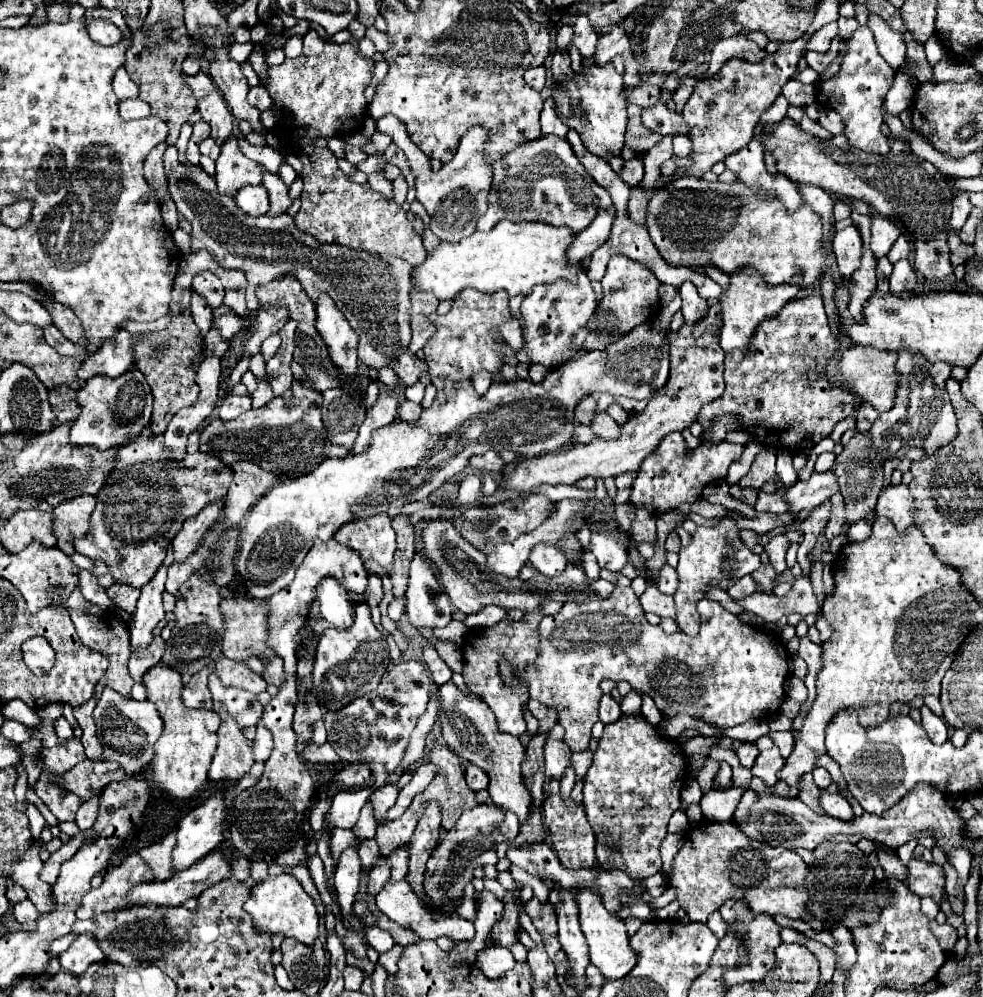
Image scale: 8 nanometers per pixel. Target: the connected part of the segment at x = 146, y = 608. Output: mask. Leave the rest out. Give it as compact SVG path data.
M171 548L167 554L167 562L163 562L163 570L159 570L159 574L155 574L155 578L141 588L141 598L137 602L137 610L131 618L131 650L139 652L145 650L149 646L149 642L153 640L153 628L165 618L163 612L163 604L161 604L161 596L165 592L165 576L167 576L167 566L171 566Z

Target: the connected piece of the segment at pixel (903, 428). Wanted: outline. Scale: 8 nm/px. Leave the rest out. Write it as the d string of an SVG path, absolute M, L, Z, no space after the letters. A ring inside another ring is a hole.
M901 348L897 352L895 372L899 374L895 406L873 422L871 442L881 462L905 458L919 462L955 438L955 412L945 392L945 380L951 376L951 364L933 364L921 352Z

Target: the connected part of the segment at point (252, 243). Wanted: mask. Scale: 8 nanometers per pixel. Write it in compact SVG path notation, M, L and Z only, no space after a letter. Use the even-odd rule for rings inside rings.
M175 146L167 148L163 164L169 178L169 194L177 204L177 212L181 212L193 226L191 252L205 248L223 268L241 270L251 286L279 280L281 274L295 276L309 298L315 298L315 290L327 290L359 334L359 360L363 364L373 370L393 368L407 386L413 386L419 380L419 374L425 372L427 366L409 352L411 264L399 258L393 258L393 264L385 264L381 258L375 258L375 254L315 242L311 234L295 230L293 218L287 214L279 214L275 218L247 216L235 206L231 196L221 196L217 192L215 178L207 176L201 166L193 166L189 170L187 164L181 164Z

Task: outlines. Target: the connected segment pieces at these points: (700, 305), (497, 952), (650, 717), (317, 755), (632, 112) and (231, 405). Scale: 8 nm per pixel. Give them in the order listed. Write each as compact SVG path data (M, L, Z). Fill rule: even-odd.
M683 282L679 286L679 294L681 294L681 300L683 300L683 306L681 306L681 312L683 312L683 318L685 322L699 322L699 318L703 318L703 314L707 314L707 300L703 300L699 294L697 294L697 288L693 282Z
M485 948L477 956L477 966L485 976L491 980L501 978L507 970L511 970L516 964L513 954L507 948Z
M641 694L642 706L641 714L654 727L660 727L661 713L655 705L655 702L649 694Z
M307 744L305 752L303 752L303 758L309 760L309 762L319 762L319 764L337 764L337 762L341 762L341 758L335 754L335 750L329 744L323 744L323 746Z
M623 90L623 94L625 94L625 100L627 100L627 112L629 112L629 124L627 124L627 132L625 132L625 144L631 146L637 154L645 154L649 148L653 148L655 144L659 144L663 136L643 126L643 122L641 122L643 108L637 106L637 104L631 104L625 90Z
M227 394L219 404L219 418L221 420L233 420L247 410L251 410L251 398L249 396Z

